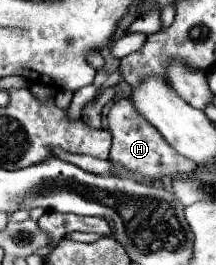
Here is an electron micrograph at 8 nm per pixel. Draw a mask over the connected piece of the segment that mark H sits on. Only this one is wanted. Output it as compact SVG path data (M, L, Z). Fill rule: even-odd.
M131 99L115 101L107 115L107 121L109 121L109 131L113 135L109 159L115 163L121 163L127 171L139 173L151 181L159 181L163 177L177 177L177 175L191 173L197 169L197 165L193 161L177 155L177 151L173 151L173 147L169 147L169 143L165 143L163 135L153 125L149 125L149 121L145 121L145 119L141 119L141 115L137 115L137 109L133 107Z

